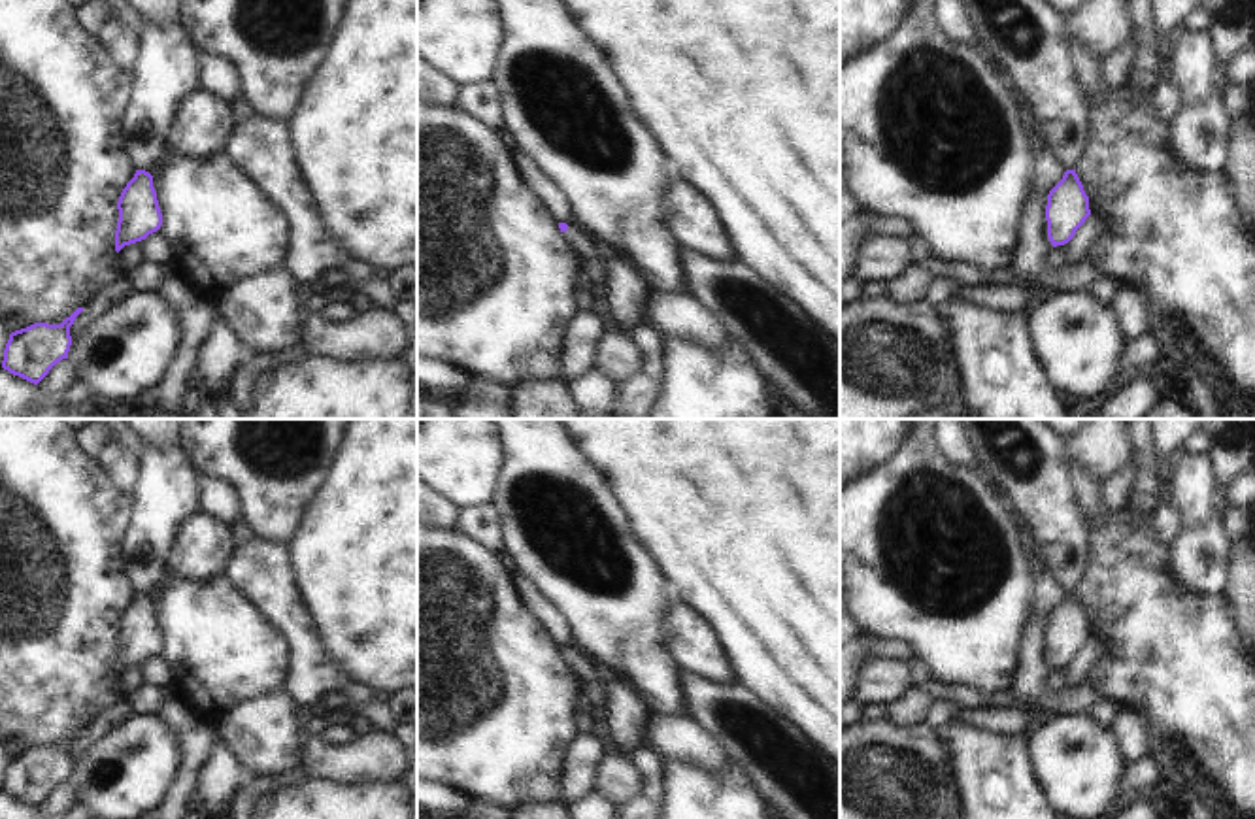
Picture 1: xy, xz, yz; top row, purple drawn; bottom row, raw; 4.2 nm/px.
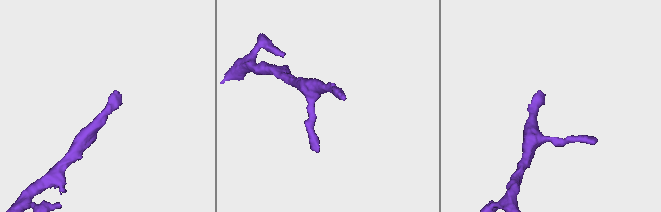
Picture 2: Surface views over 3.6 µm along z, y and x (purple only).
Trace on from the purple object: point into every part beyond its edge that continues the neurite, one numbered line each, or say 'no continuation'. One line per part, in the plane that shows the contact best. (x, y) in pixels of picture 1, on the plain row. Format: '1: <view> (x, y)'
1: xy (165, 493)

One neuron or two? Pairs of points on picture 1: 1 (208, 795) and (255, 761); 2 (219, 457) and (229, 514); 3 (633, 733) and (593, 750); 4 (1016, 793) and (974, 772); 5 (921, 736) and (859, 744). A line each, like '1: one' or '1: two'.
1: two
2: two
3: two
4: one
5: one

